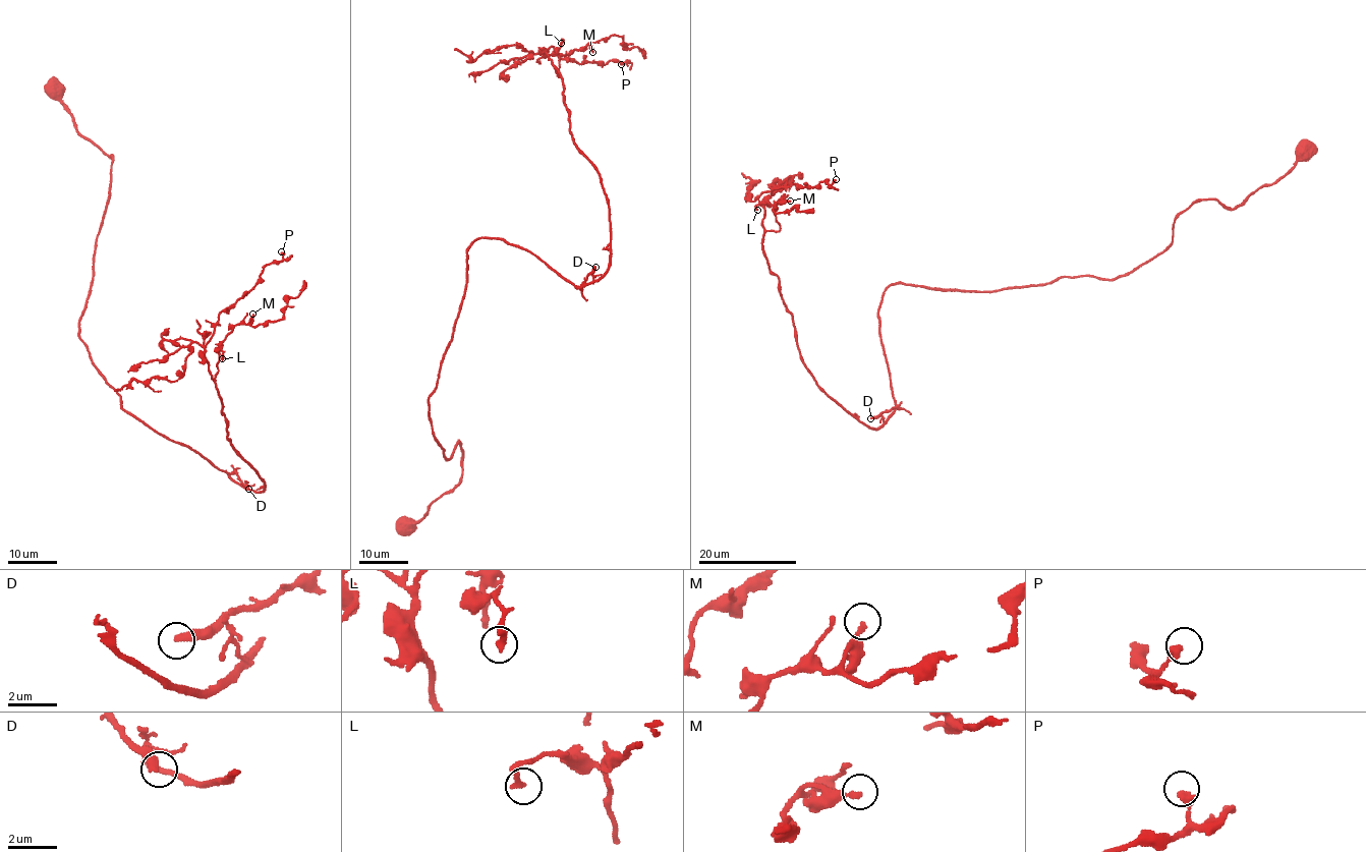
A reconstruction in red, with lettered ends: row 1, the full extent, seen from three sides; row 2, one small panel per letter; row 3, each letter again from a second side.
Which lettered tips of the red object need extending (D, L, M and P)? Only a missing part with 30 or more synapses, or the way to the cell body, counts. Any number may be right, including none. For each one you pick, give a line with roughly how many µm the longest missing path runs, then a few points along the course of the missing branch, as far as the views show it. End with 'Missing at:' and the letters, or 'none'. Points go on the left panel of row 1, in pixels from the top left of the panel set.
D: 25 µm | (248, 489), (262, 492), (261, 519), (253, 526), (257, 531), (252, 535), (237, 540)
Missing at: D

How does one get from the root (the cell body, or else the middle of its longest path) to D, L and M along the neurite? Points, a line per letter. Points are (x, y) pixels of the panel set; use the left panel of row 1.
D: (54, 88), (76, 131), (112, 155), (78, 323), (92, 362), (122, 410), (248, 489)
L: (54, 88), (112, 155), (78, 323), (92, 362), (122, 410), (263, 492), (227, 438), (222, 358)
M: (54, 88), (112, 155), (78, 323), (92, 362), (122, 410), (257, 493), (214, 378), (219, 346), (252, 314)

